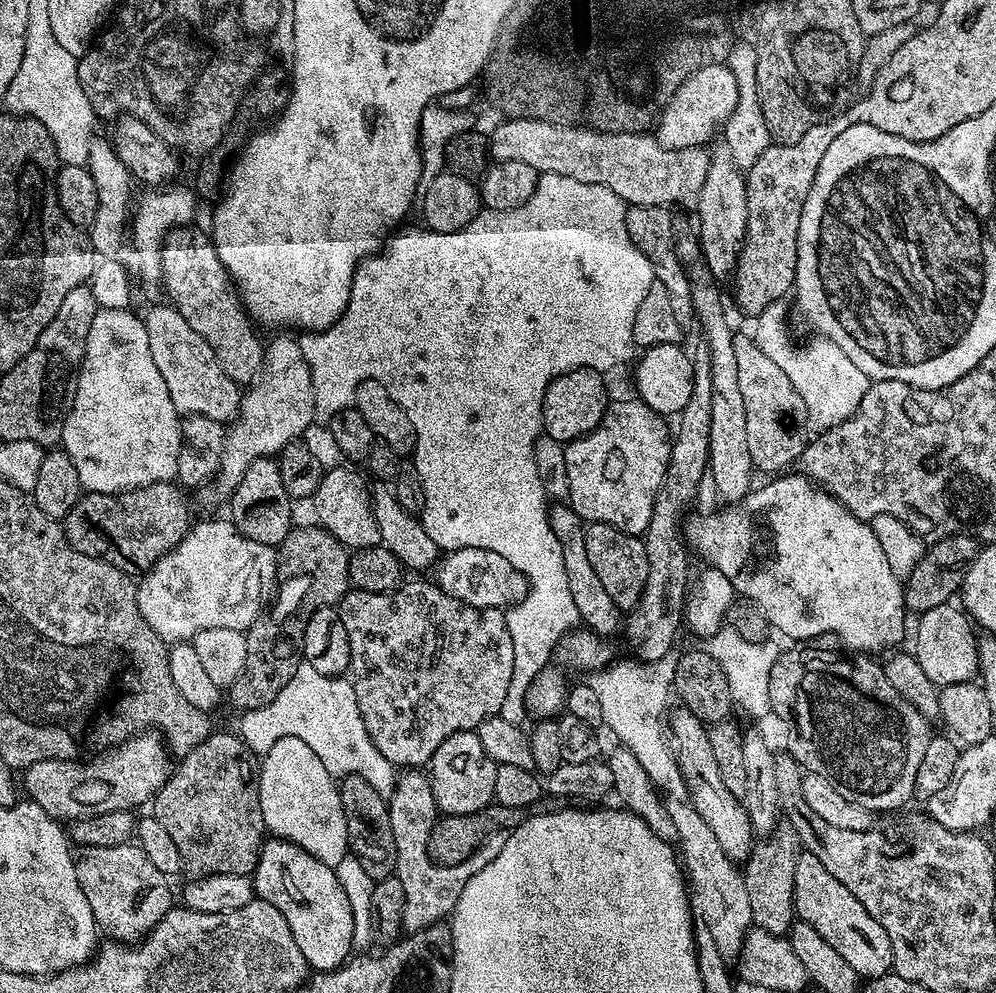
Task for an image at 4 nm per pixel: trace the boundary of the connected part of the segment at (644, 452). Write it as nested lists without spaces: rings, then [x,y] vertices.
[[[639,398],[613,399],[604,409],[604,417],[598,426],[577,440],[564,444],[566,475],[570,478],[570,494],[567,503],[580,515],[580,519],[594,524],[609,524],[631,536],[640,536],[650,522],[666,466],[670,462],[673,433],[665,417],[656,413]]]

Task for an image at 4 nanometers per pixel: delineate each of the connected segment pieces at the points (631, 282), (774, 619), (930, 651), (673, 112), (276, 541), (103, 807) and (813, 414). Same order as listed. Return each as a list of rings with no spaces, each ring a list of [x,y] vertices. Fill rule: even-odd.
[[[543,173],[530,198],[522,206],[508,208],[504,212],[489,212],[482,210],[468,225],[457,232],[434,232],[423,227],[412,228],[409,232],[397,231],[381,247],[380,251],[364,257],[352,278],[352,288],[349,290],[348,305],[346,310],[335,322],[323,332],[304,332],[299,337],[302,358],[310,366],[312,379],[312,393],[314,394],[315,419],[327,422],[332,419],[335,412],[344,408],[353,407],[356,398],[356,387],[364,380],[376,380],[406,410],[406,418],[410,418],[412,429],[416,435],[414,449],[414,463],[417,473],[422,478],[424,491],[424,511],[422,523],[424,528],[432,528],[434,542],[440,550],[454,548],[481,548],[488,550],[492,546],[494,554],[502,554],[514,570],[524,575],[531,595],[540,596],[540,604],[546,611],[556,611],[556,616],[508,616],[508,629],[510,642],[514,642],[514,674],[510,678],[510,690],[506,690],[506,702],[502,702],[500,715],[506,722],[520,724],[526,716],[524,699],[530,682],[539,672],[549,667],[548,659],[553,659],[554,653],[561,640],[581,623],[578,606],[574,606],[574,598],[570,594],[570,582],[566,582],[566,566],[562,566],[562,546],[552,532],[548,521],[550,511],[549,501],[546,499],[542,486],[538,484],[538,470],[534,470],[532,448],[536,440],[542,435],[544,419],[542,418],[542,402],[548,389],[548,384],[567,372],[579,368],[592,368],[601,374],[608,374],[615,364],[628,360],[634,353],[634,318],[638,315],[638,306],[642,306],[642,298],[650,290],[652,281],[652,263],[634,246],[630,234],[626,230],[626,214],[628,208],[624,200],[614,194],[614,190],[606,190],[606,186],[598,186],[590,182],[577,182],[574,178],[566,178],[562,174]],[[430,480],[448,480],[450,494],[430,494]],[[464,522],[464,530],[460,534],[452,530],[452,526],[460,526]],[[470,536],[480,536],[484,540],[470,540]]]
[[[792,474],[777,475],[775,478],[769,479],[772,480],[769,484],[764,484],[761,488],[753,487],[743,500],[733,503],[731,506],[724,506],[721,512],[712,512],[709,516],[689,515],[683,525],[687,547],[695,555],[697,552],[711,567],[720,570],[741,597],[753,600],[763,610],[769,625],[790,634],[793,642],[812,642],[815,641],[812,640],[815,636],[832,635],[837,636],[845,644],[845,646],[843,645],[845,649],[856,654],[877,654],[876,652],[882,651],[883,648],[895,649],[899,645],[896,643],[904,636],[904,616],[906,617],[904,586],[901,577],[896,576],[894,570],[890,570],[890,562],[886,562],[886,554],[882,554],[882,546],[856,544],[856,524],[859,522],[859,518],[850,514],[850,510],[846,510],[846,506],[842,506],[842,502],[834,499],[820,485],[813,484],[807,476],[803,474],[788,475]]]
[[[949,602],[931,607],[921,613],[916,626],[916,638],[912,646],[913,655],[929,678],[941,688],[957,682],[973,680],[979,673],[977,656],[977,633],[971,617],[961,607]]]
[[[727,63],[708,64],[696,69],[690,75],[683,77],[675,85],[674,98],[670,98],[670,102],[664,109],[659,112],[659,120],[654,129],[656,141],[663,148],[670,150],[682,150],[683,148],[703,148],[723,129],[724,123],[730,118],[730,114],[734,114],[734,106],[738,106],[738,82],[734,78],[734,74],[729,70]]]
[[[263,456],[250,462],[246,474],[242,474],[238,486],[231,492],[230,500],[232,500],[230,519],[233,526],[254,542],[278,546],[294,527],[292,521],[294,501],[286,494],[286,486],[282,486],[279,459]]]
[[[144,730],[129,735],[125,740],[128,740],[125,744],[93,760],[65,758],[34,762],[22,772],[22,788],[28,791],[25,792],[27,799],[42,806],[46,814],[61,822],[81,820],[94,814],[110,814],[114,810],[132,812],[139,804],[147,805],[172,774],[174,764],[168,745],[156,730]]]
[[[784,300],[766,306],[759,316],[755,317],[756,332],[754,339],[758,350],[766,354],[766,358],[778,362],[782,370],[786,370],[786,378],[790,378],[794,390],[802,394],[802,402],[806,402],[809,421],[817,424],[817,429],[833,428],[846,422],[856,415],[858,406],[866,394],[870,383],[866,374],[854,366],[854,362],[847,356],[833,340],[815,338],[809,344],[796,348],[792,336],[788,333],[788,324],[784,319],[788,316],[787,303]]]

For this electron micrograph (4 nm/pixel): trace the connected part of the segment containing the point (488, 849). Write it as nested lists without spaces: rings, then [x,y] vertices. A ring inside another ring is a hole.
[[[420,770],[401,771],[387,802],[390,830],[394,830],[394,875],[404,891],[404,913],[400,922],[405,933],[421,932],[423,928],[429,928],[431,924],[441,923],[445,918],[451,917],[458,902],[458,894],[462,894],[462,886],[466,886],[466,882],[470,882],[470,878],[478,874],[478,870],[482,870],[486,862],[494,862],[494,858],[498,858],[502,846],[506,846],[508,832],[495,833],[458,865],[440,865],[429,858],[425,848],[424,804],[432,804],[432,786],[427,775]]]

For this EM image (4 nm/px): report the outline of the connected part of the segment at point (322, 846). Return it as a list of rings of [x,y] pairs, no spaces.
[[[278,738],[278,742],[274,742],[274,746],[263,753],[258,764],[258,794],[264,827],[275,839],[288,840],[294,846],[302,846],[306,854],[314,854],[318,862],[326,862],[326,866],[334,869],[344,856],[349,855],[346,814],[337,781],[326,770],[326,766],[322,766],[322,758],[318,758],[318,754],[314,754],[314,750],[310,750],[302,738]]]

